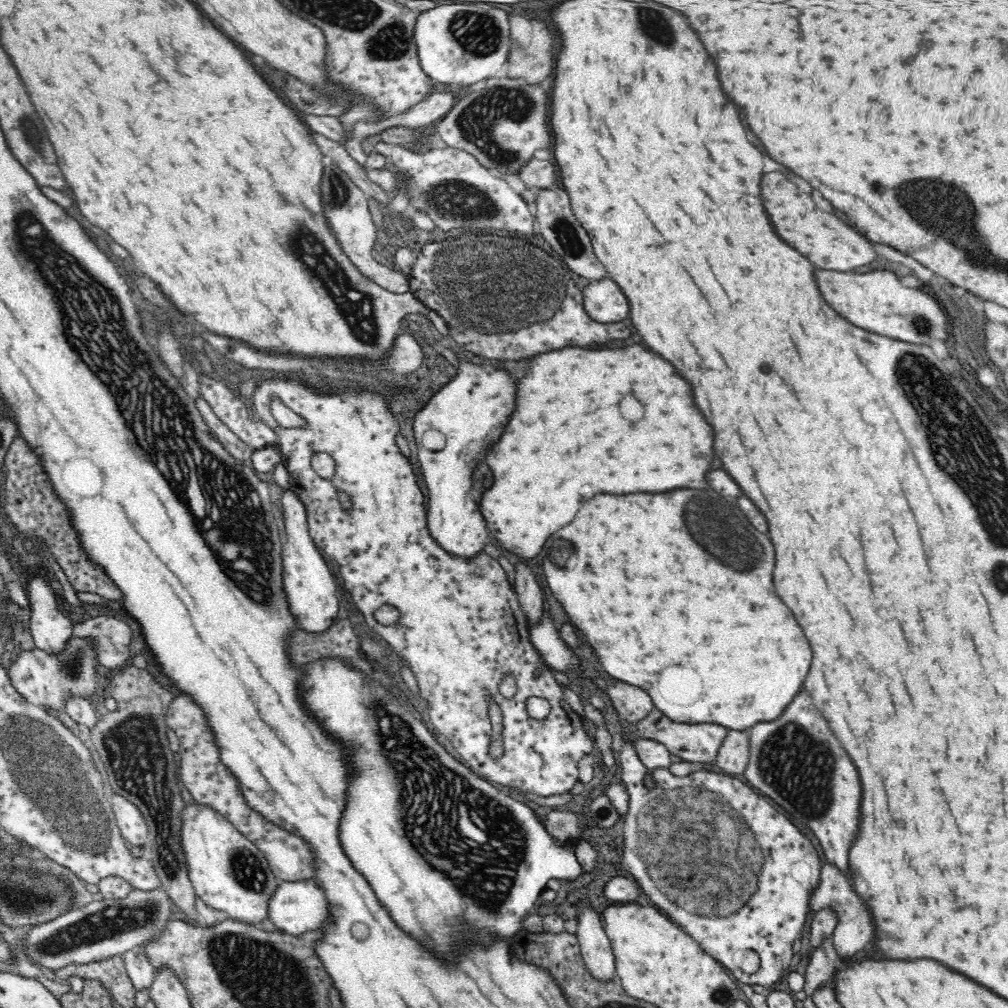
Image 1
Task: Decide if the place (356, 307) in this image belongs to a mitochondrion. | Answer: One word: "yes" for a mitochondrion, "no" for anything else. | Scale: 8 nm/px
yes

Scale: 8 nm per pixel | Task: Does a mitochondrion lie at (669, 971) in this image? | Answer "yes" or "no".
no

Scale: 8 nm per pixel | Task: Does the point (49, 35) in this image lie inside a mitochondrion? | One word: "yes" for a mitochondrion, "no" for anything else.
no

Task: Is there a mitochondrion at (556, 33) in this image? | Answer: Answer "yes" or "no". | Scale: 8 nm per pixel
no

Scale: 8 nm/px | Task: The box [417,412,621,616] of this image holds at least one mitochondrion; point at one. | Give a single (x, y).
(563, 550)

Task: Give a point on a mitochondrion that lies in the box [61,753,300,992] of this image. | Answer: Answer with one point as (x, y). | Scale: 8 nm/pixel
(249, 872)

